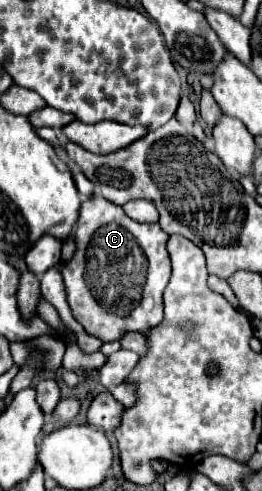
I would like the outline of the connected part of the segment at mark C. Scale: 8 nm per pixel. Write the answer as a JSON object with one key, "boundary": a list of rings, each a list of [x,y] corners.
{"boundary":[[[94,194],[90,200],[86,200],[82,204],[82,210],[80,210],[80,218],[78,218],[78,226],[76,226],[76,254],[74,258],[68,262],[68,264],[62,264],[60,266],[60,272],[64,276],[64,284],[66,284],[66,294],[68,294],[68,304],[72,308],[72,314],[76,318],[78,324],[84,326],[84,330],[102,340],[102,342],[112,342],[112,340],[118,340],[126,330],[132,330],[132,332],[146,332],[150,330],[152,326],[158,326],[162,320],[164,320],[164,306],[162,306],[162,292],[170,280],[170,256],[168,256],[168,250],[166,250],[166,240],[168,240],[168,234],[158,226],[158,224],[140,224],[132,218],[128,218],[124,214],[124,210],[108,200],[104,200],[102,194]]]}

